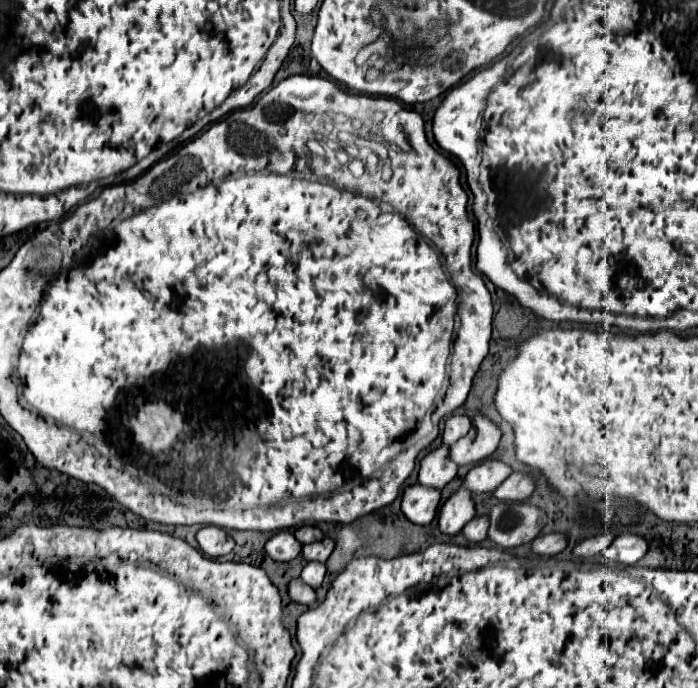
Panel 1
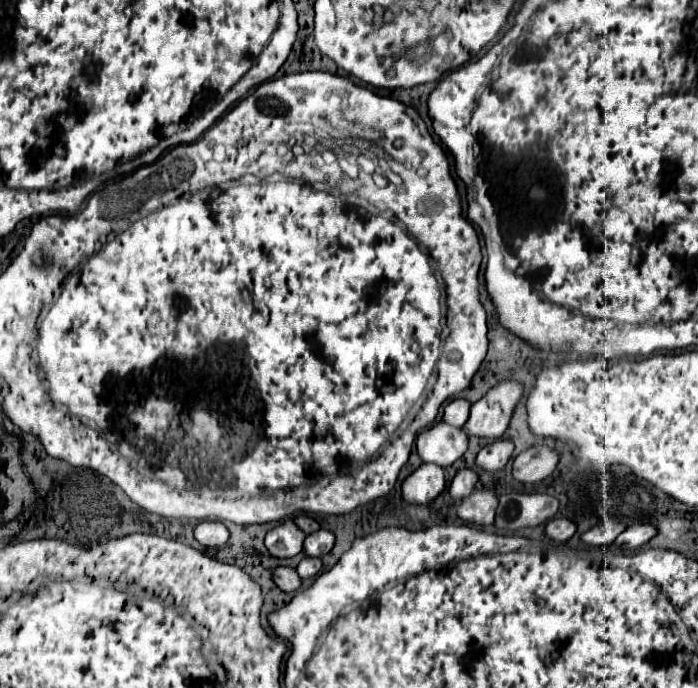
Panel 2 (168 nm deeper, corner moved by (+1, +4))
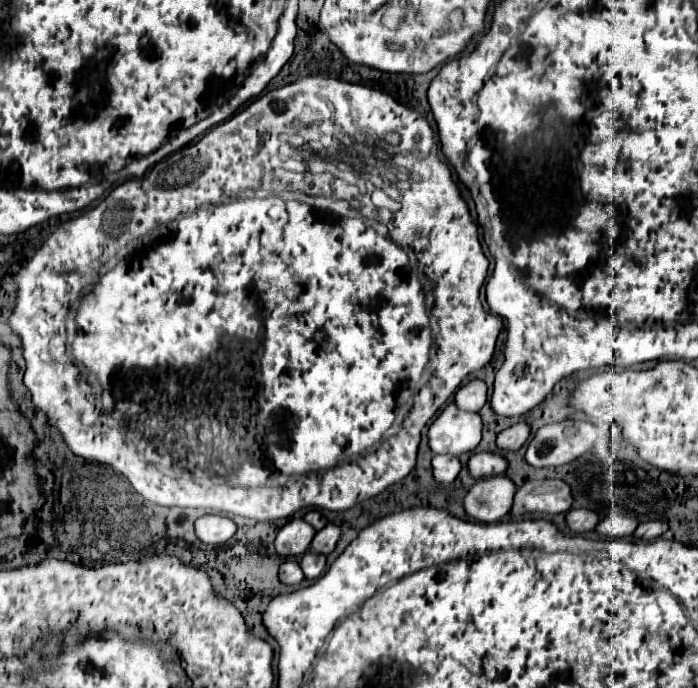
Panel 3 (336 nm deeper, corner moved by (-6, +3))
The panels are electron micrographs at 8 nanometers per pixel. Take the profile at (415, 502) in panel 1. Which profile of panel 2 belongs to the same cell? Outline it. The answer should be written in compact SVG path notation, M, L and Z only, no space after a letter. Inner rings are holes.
M421 464L405 482L403 498L411 504L427 504L445 488L445 470L441 466Z

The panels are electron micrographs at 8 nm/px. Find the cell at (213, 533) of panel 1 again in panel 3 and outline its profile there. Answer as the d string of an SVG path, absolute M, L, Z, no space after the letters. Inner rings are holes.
M204 515L196 521L196 537L208 545L226 543L234 533L236 523L222 515Z

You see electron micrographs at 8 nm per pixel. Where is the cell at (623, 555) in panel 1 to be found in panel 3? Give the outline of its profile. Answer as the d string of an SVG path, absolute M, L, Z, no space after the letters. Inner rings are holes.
M648 521L648 523L640 523L640 525L638 525L638 529L634 531L634 537L636 537L636 539L642 539L642 541L650 541L650 539L662 537L666 531L668 531L666 523Z

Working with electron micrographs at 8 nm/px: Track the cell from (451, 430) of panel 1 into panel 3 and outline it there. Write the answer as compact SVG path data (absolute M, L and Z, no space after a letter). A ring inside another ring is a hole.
M470 381L468 385L460 387L460 391L454 397L454 403L458 409L462 411L470 411L470 413L478 413L482 409L482 405L486 403L486 383L484 381Z

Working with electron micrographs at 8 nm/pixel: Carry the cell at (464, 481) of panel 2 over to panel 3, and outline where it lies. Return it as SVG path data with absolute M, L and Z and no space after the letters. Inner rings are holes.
M474 453L468 461L468 473L474 479L486 479L502 475L506 471L506 461L496 453Z

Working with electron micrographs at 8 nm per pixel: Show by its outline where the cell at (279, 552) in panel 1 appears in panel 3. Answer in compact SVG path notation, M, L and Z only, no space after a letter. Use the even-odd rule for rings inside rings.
M292 519L278 531L274 545L280 555L296 557L308 551L314 535L316 531L304 519Z

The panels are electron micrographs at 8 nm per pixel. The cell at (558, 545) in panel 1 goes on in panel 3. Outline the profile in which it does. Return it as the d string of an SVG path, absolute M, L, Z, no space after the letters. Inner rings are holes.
M572 509L566 513L566 525L572 533L586 533L598 525L598 515L588 509Z

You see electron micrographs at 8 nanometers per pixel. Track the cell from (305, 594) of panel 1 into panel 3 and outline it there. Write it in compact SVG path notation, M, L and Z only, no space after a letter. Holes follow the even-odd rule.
M286 561L280 565L280 581L284 585L298 585L304 579L304 573L296 561Z

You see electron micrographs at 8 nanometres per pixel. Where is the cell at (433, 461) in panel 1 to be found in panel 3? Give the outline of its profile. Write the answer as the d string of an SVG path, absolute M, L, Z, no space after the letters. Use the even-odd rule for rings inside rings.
M450 403L438 419L428 429L428 445L434 455L452 455L460 457L462 453L474 451L480 443L482 421L478 413L458 411L454 403Z

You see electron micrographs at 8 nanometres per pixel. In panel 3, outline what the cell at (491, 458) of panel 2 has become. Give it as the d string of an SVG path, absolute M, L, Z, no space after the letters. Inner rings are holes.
M516 423L508 429L504 429L496 437L496 445L504 451L518 451L524 445L524 441L528 439L528 435L530 435L530 427L526 423Z

